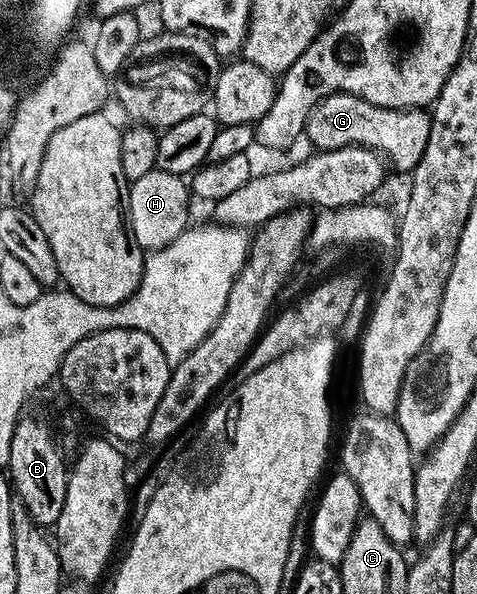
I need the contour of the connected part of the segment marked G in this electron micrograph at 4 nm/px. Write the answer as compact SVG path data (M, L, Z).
M329 94L321 98L306 115L305 141L310 141L315 151L344 148L346 145L367 146L382 156L391 167L412 172L428 148L430 115L425 109L397 110L368 104L360 96Z

